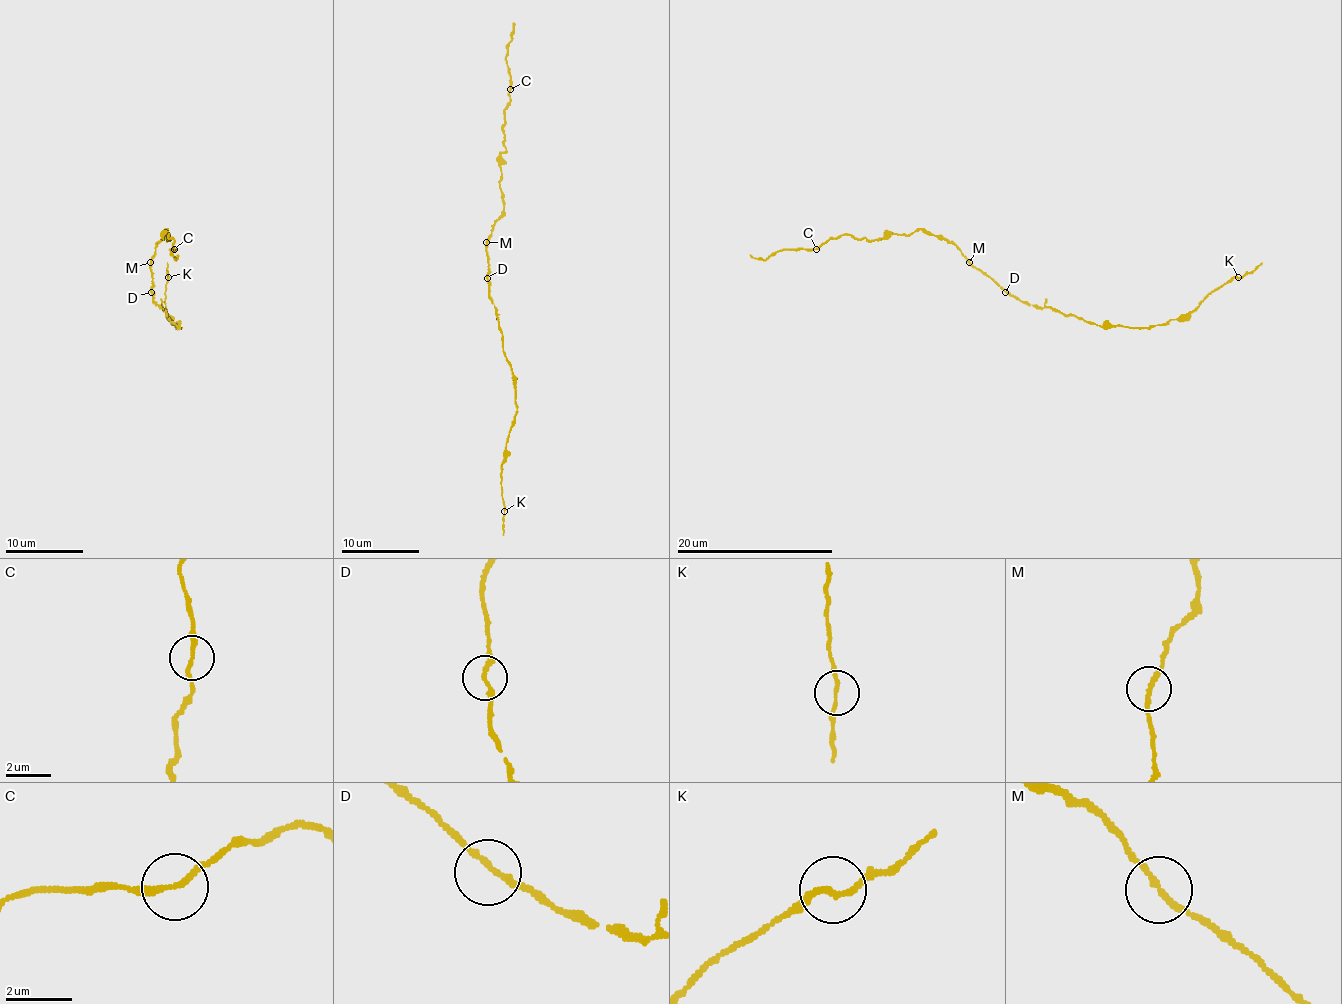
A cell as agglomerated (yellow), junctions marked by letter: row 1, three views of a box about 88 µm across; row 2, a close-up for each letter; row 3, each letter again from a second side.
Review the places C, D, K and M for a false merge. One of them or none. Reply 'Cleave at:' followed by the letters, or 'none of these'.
Cleave at: C

